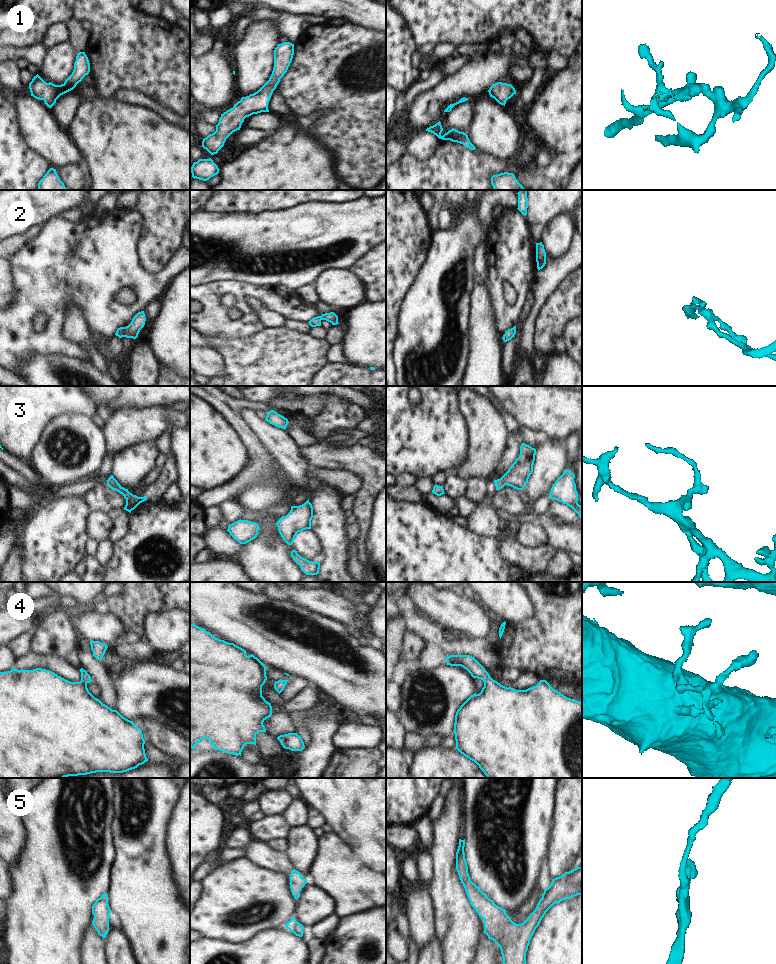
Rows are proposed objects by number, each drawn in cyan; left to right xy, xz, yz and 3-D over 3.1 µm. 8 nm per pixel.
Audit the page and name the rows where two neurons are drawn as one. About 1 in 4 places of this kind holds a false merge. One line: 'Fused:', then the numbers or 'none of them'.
Fused: 2

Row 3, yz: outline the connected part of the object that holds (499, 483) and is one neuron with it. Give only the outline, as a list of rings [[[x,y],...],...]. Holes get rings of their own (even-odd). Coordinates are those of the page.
[[[522,443],[519,457],[500,479],[494,480],[496,490],[502,489],[505,485],[523,490],[533,472],[535,455],[535,448]]]

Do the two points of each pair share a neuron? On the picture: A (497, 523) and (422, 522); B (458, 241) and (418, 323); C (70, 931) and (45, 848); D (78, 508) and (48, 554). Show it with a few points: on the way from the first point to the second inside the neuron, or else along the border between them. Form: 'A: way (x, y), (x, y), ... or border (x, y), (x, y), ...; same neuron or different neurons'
A: border (467, 529), (477, 535), (490, 538); different neurons
B: way (450, 261), (438, 280), (437, 303); same neuron
C: way (54, 910), (54, 869); same neuron
D: way (67, 519), (57, 533), (54, 543); same neuron

